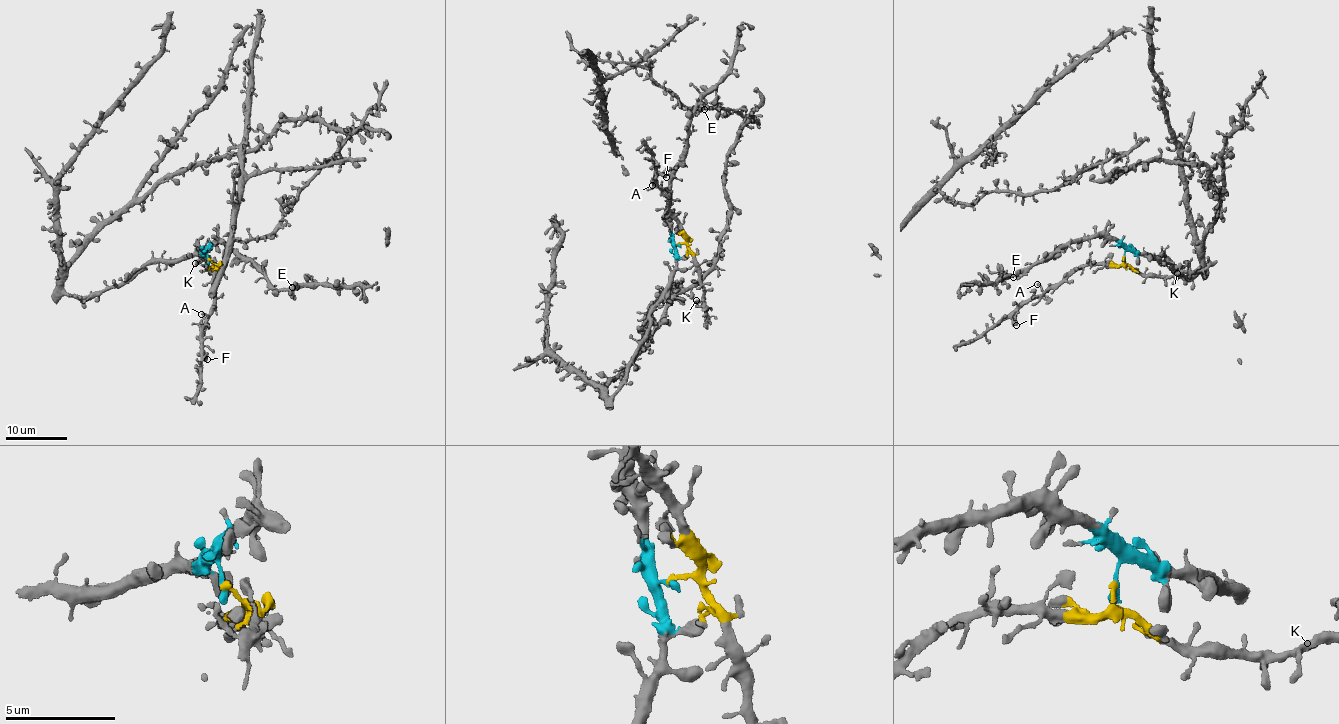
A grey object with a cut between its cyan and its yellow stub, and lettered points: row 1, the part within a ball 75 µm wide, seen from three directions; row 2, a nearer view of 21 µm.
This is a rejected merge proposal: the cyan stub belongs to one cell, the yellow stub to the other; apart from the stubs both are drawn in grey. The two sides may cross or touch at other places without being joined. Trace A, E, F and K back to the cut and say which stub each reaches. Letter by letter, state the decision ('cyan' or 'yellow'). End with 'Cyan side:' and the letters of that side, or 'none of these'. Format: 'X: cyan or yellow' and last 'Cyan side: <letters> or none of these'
A: yellow
E: cyan
F: yellow
K: yellow
Cyan side: E

